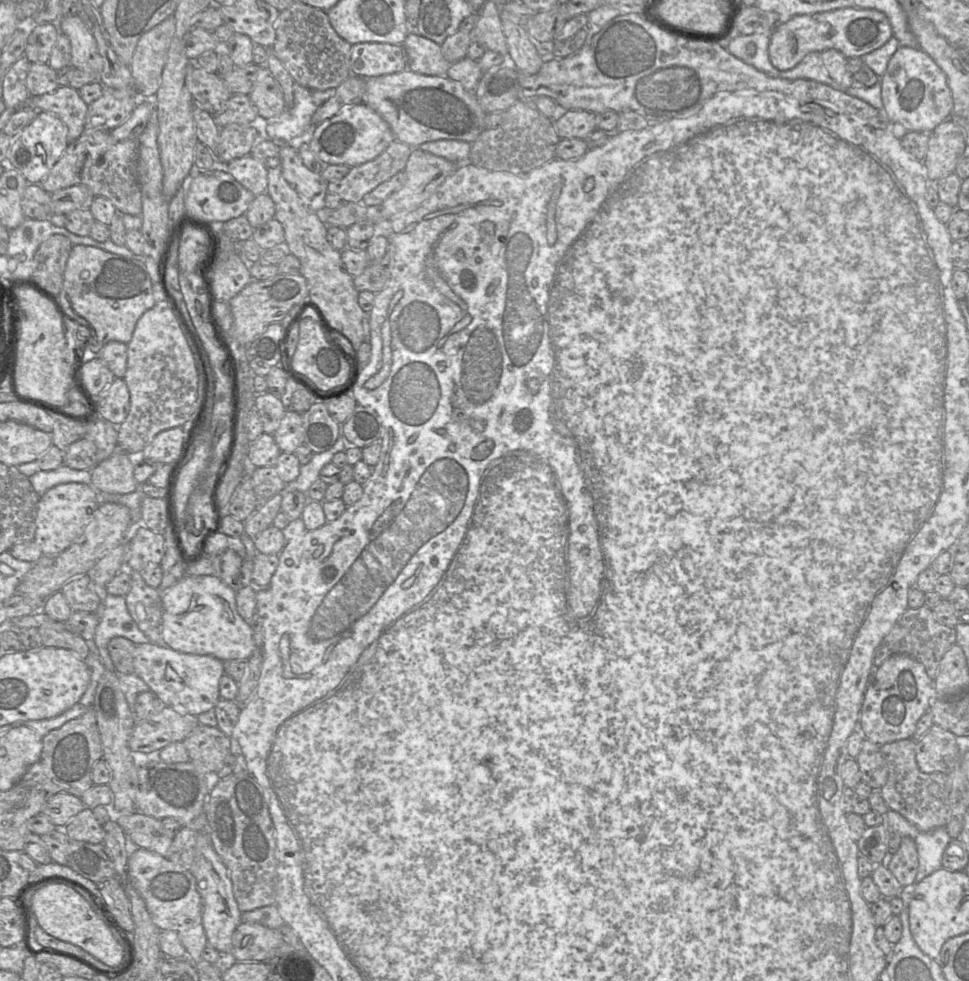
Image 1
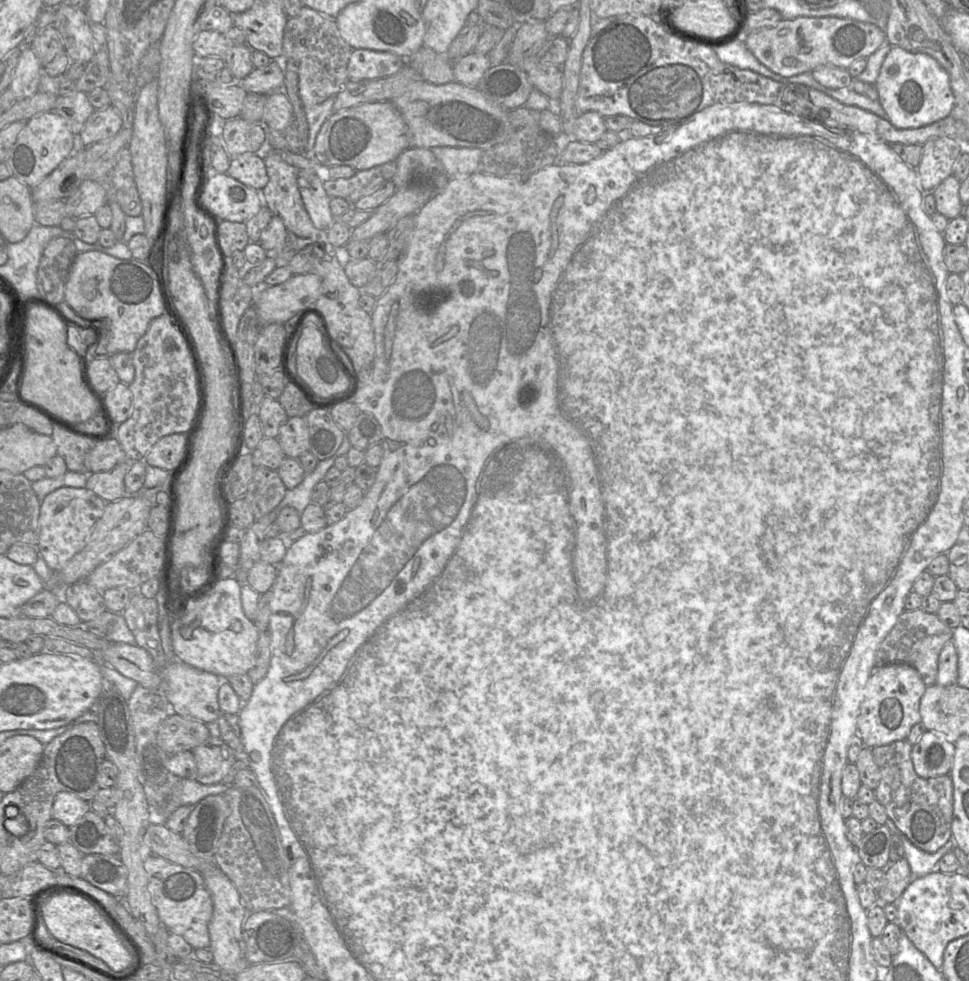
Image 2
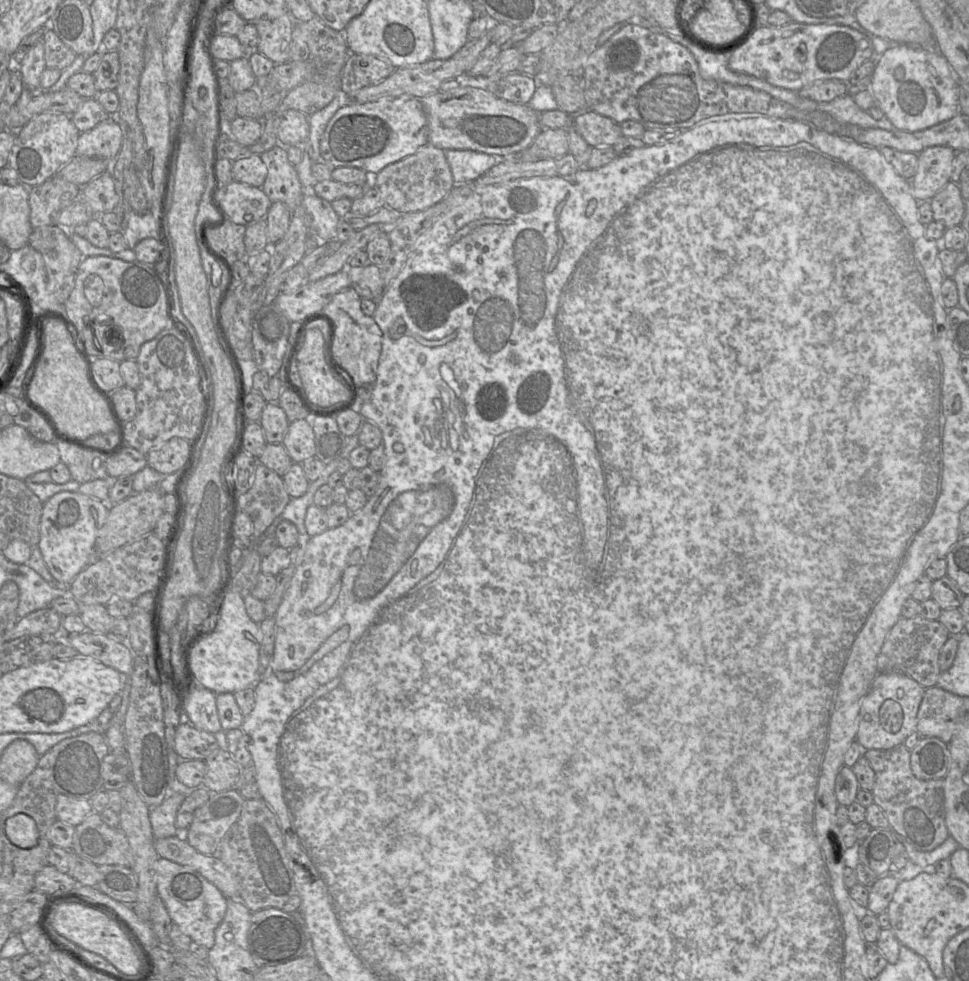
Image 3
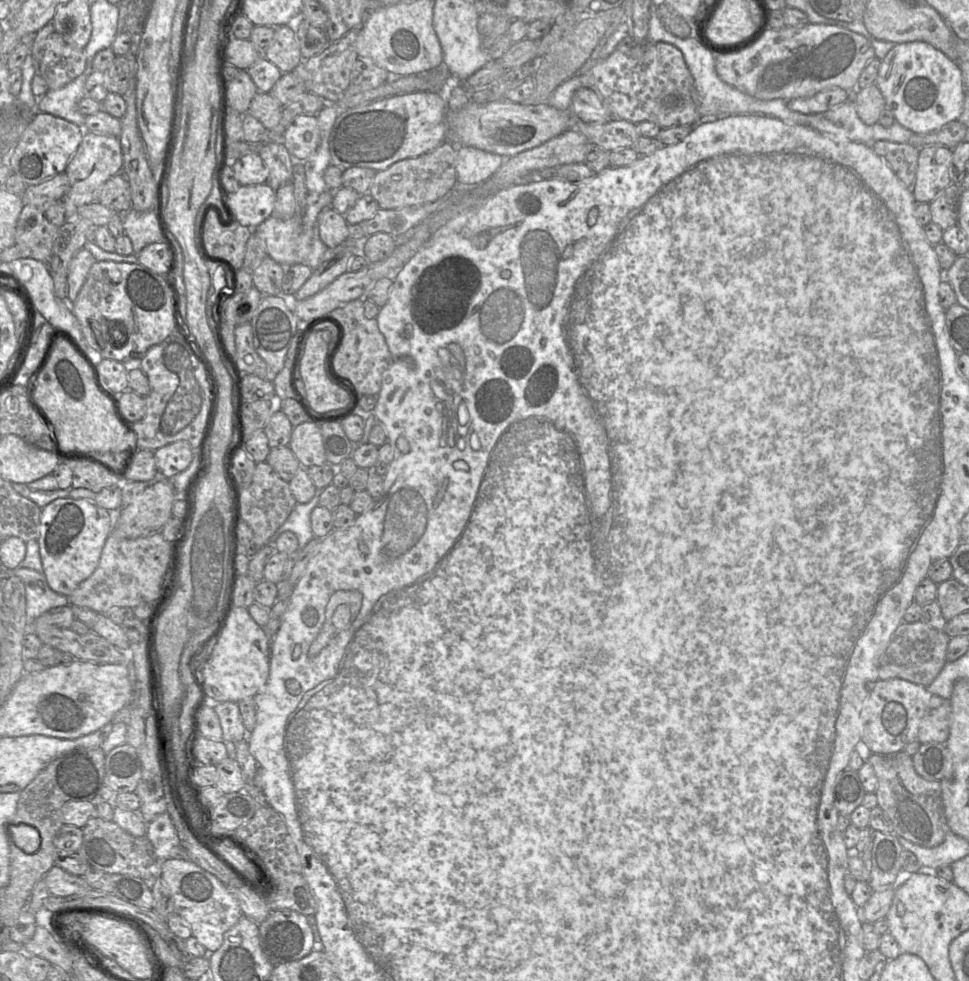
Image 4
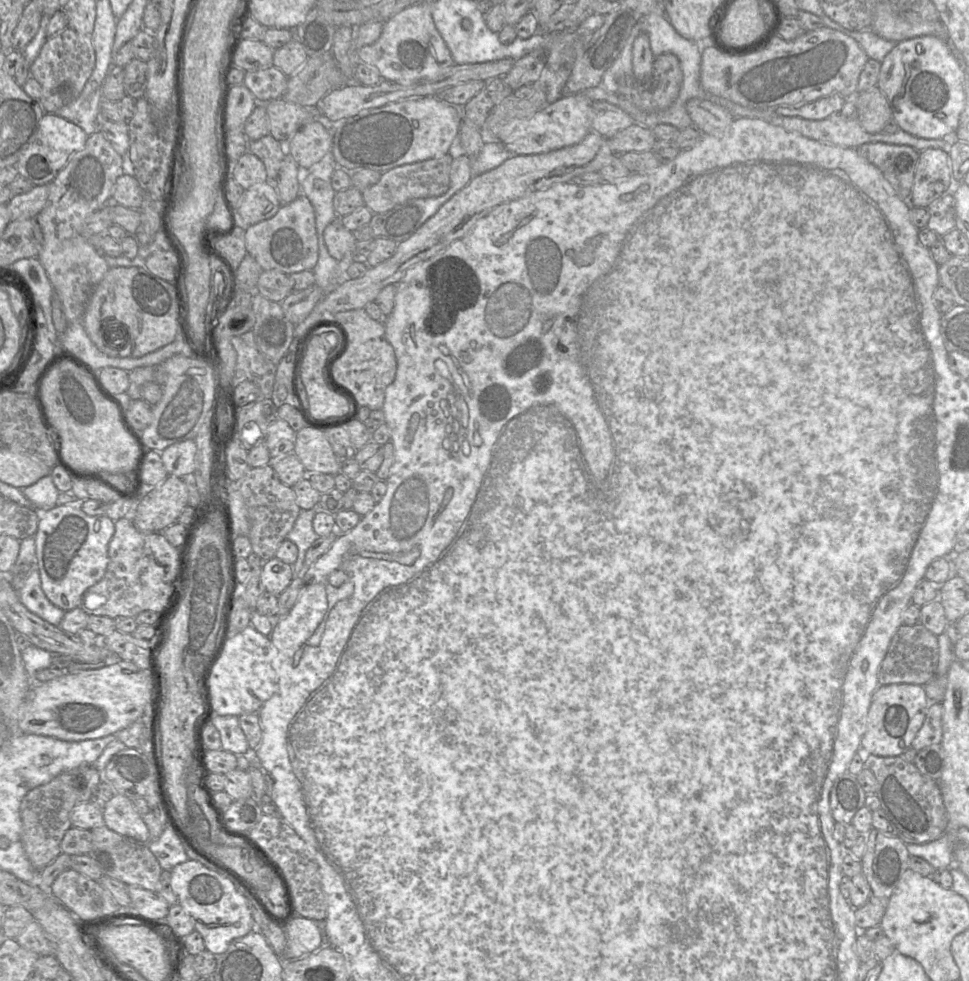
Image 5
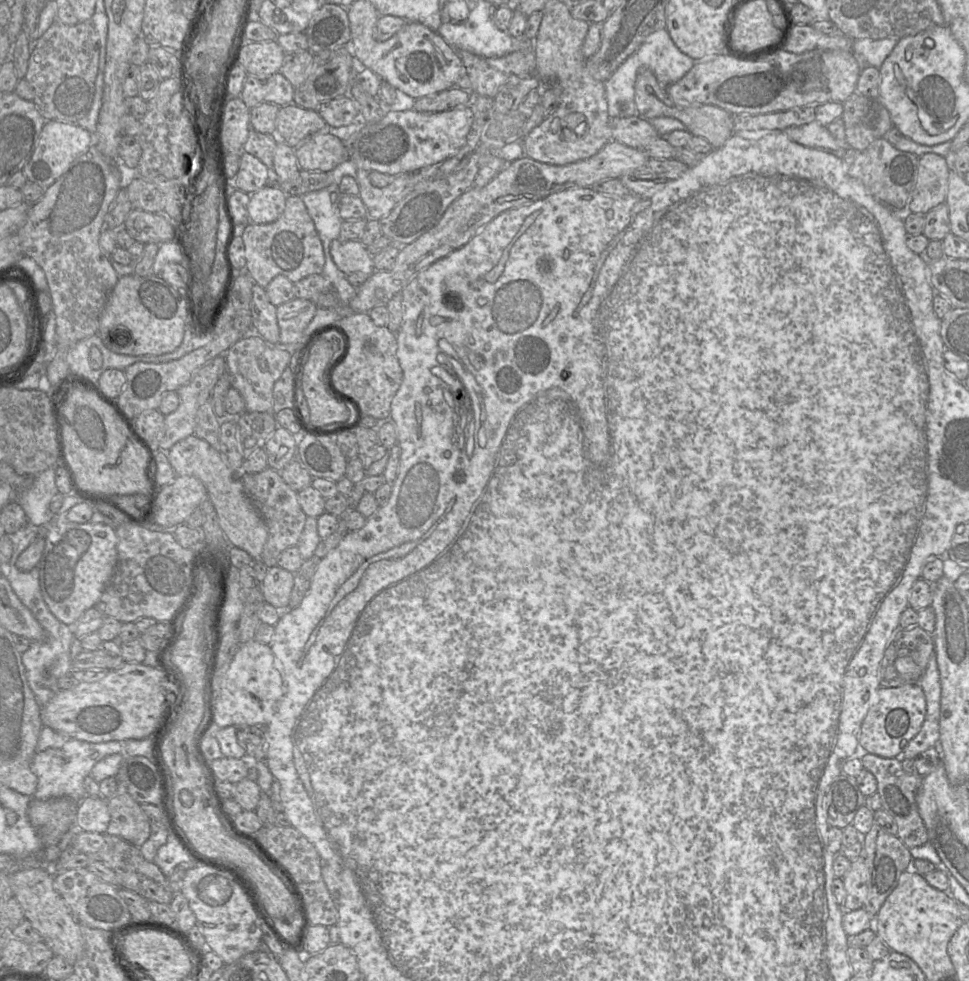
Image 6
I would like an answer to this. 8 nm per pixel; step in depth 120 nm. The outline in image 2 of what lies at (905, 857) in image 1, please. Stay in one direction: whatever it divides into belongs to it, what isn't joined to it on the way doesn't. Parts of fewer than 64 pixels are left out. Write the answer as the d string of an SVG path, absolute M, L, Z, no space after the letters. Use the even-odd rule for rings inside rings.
M903 857L891 862L884 870L884 885L877 891L878 903L897 903L898 899L911 883L911 869L908 861Z

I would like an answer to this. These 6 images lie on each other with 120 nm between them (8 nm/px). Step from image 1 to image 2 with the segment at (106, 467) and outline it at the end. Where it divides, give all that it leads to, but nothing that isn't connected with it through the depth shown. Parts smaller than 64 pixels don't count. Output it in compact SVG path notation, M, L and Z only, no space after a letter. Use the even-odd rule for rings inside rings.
M132 460L117 464L109 471L88 474L86 488L96 493L107 502L114 502L121 498L132 496L126 492L124 477L131 468Z

